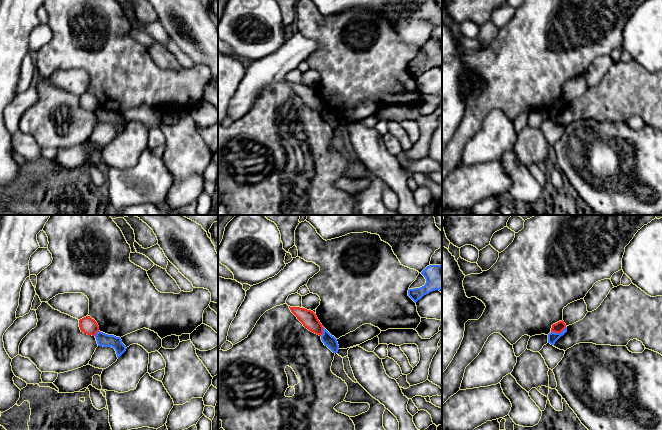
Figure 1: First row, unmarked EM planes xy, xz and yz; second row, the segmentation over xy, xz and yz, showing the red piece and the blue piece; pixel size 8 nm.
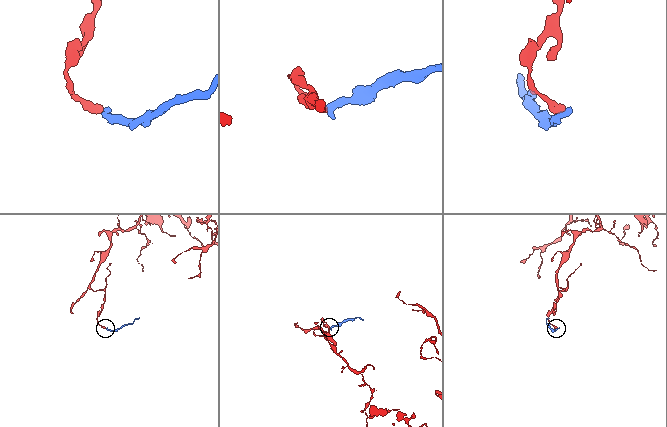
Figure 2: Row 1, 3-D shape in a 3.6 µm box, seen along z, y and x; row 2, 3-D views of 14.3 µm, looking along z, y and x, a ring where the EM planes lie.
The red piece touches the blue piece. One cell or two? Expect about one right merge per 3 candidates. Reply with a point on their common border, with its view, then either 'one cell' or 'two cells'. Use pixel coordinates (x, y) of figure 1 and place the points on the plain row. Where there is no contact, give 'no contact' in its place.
contact yz (558, 108); two cells

